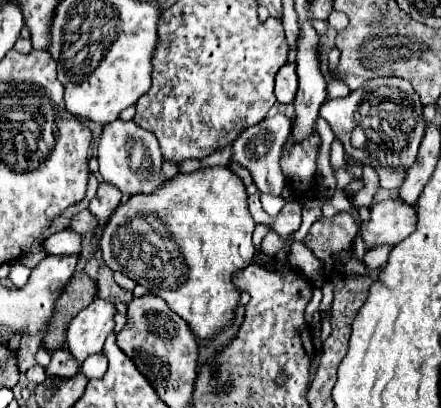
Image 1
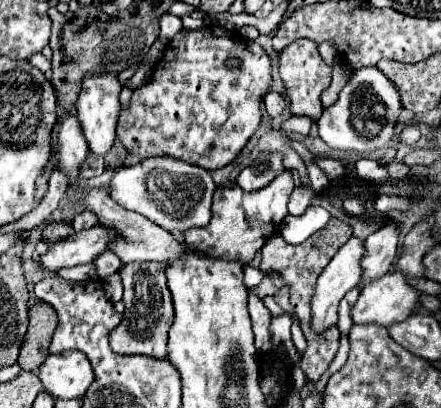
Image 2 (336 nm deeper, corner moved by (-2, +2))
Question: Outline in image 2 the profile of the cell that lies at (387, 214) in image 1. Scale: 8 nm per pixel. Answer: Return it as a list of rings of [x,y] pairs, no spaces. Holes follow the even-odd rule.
[[[350,238],[332,258],[332,262],[322,270],[322,274],[316,280],[316,290],[312,296],[312,320],[310,320],[310,328],[316,334],[324,334],[328,328],[336,326],[338,322],[338,302],[342,300],[342,296],[352,290],[354,286],[360,284],[360,274],[362,268],[358,268],[358,260],[362,258],[362,250],[364,250],[364,242],[358,238]]]

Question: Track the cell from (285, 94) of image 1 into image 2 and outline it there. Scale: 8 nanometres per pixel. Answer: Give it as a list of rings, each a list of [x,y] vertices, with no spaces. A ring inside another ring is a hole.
[[[268,92],[264,96],[264,108],[272,118],[278,118],[286,108],[286,98],[282,94],[278,94],[278,92]]]

